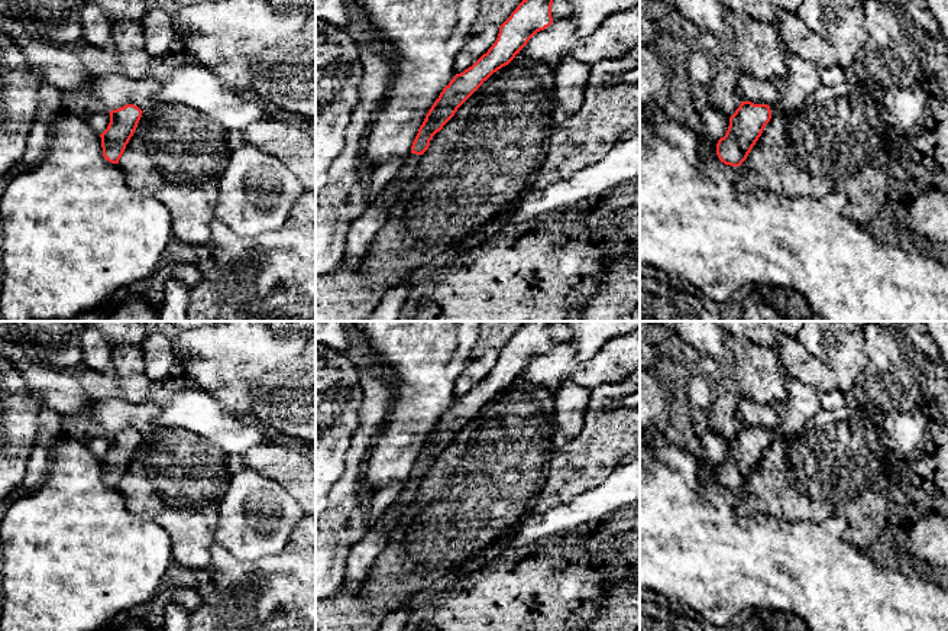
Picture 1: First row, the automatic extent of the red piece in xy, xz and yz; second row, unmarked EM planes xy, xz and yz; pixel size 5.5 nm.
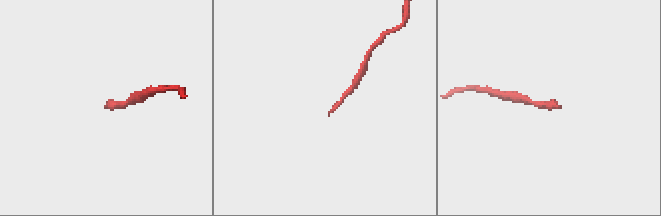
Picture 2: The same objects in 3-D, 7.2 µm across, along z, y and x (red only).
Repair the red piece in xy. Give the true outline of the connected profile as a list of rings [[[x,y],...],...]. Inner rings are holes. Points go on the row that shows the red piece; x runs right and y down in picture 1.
[[[126,104],[109,113],[110,123],[100,135],[103,156],[111,164],[119,164],[143,111],[135,104]]]

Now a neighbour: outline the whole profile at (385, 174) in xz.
[[[391,158],[384,165],[369,172],[369,182],[366,185],[366,195],[369,204],[373,203],[384,188],[395,181],[399,168],[402,166],[402,158]]]

